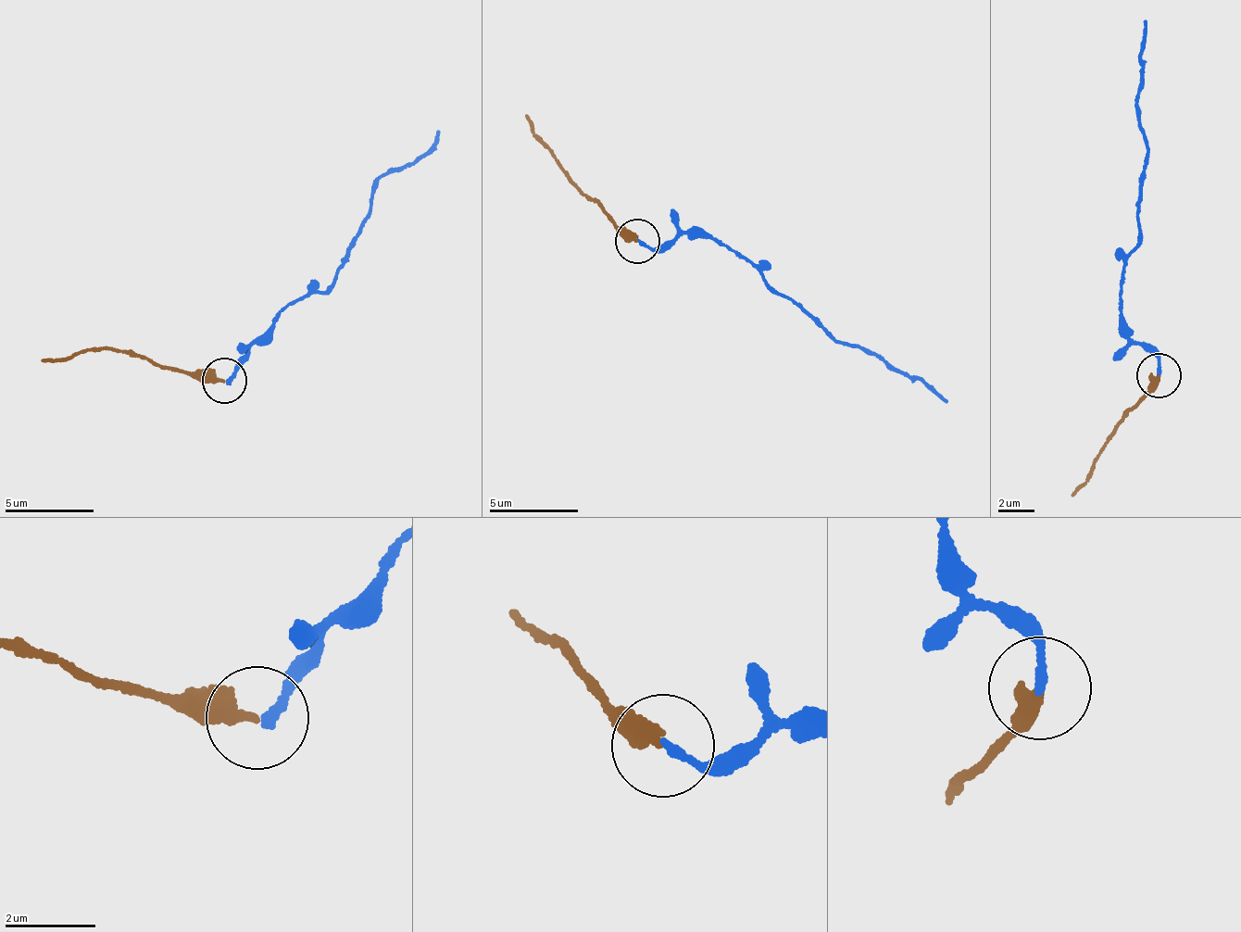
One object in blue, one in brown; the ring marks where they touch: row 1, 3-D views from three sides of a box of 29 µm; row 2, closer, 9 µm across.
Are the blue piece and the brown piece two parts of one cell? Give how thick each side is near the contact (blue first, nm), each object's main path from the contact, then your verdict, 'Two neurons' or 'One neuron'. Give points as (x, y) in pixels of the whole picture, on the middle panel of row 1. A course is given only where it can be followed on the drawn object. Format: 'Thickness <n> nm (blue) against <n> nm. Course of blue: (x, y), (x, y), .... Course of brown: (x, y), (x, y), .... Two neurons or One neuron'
Thickness 180 nm (blue) against 360 nm. Course of blue: (639, 238), (654, 246), (707, 234), (723, 244), (777, 293), (839, 338), (948, 400). Course of brown: (635, 240), (577, 186), (526, 117). Two neurons

